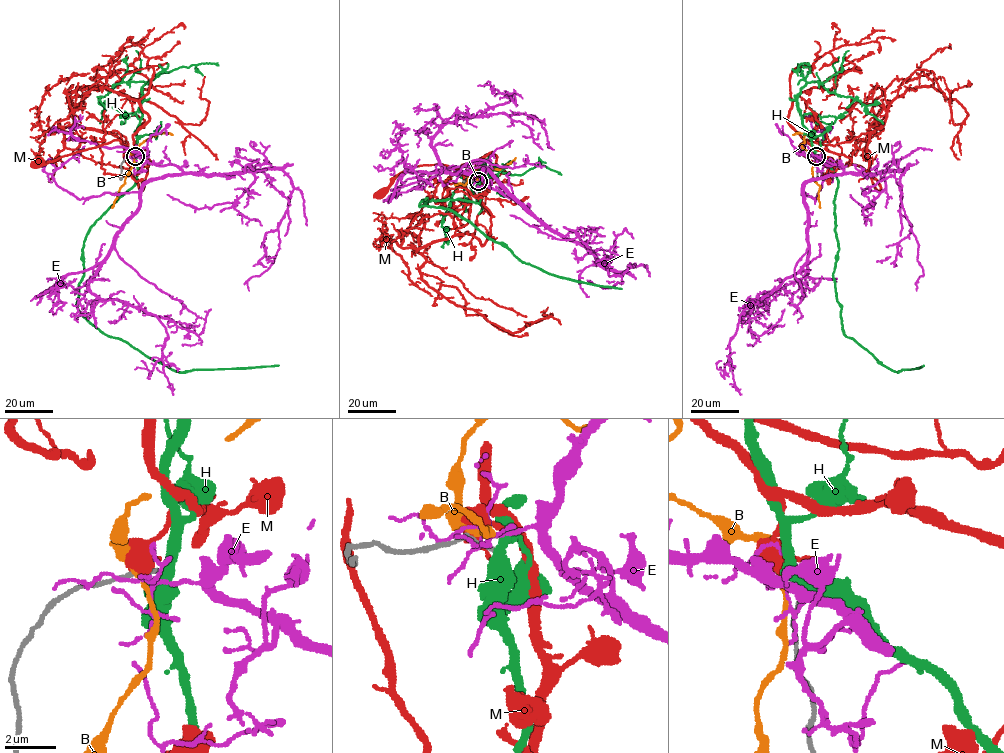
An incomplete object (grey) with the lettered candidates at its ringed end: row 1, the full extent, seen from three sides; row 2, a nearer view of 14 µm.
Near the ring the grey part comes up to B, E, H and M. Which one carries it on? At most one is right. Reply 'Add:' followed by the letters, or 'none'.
Add: none

